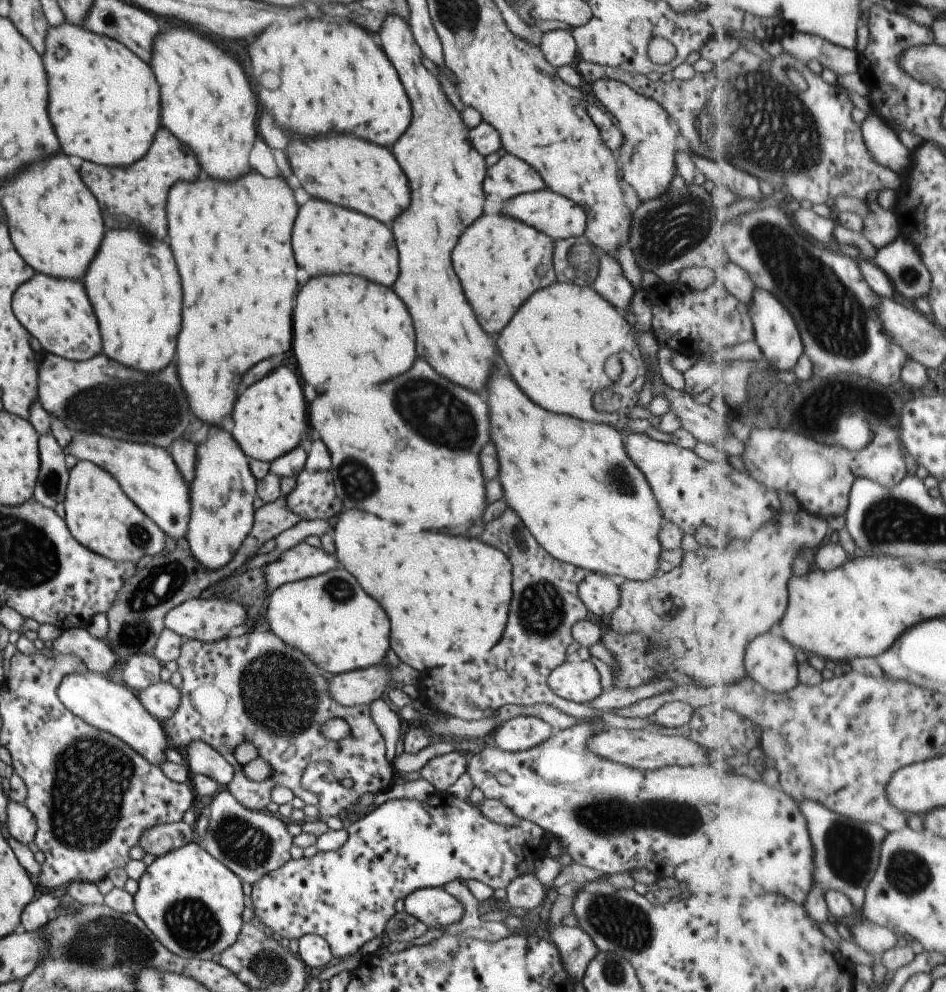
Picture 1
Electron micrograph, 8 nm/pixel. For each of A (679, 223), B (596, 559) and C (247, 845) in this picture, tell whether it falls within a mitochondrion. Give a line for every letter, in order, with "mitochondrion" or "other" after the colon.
A: mitochondrion
B: other
C: mitochondrion

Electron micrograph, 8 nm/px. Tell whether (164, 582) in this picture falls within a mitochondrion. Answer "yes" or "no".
yes

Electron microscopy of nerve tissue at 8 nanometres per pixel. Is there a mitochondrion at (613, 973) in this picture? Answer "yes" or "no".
yes

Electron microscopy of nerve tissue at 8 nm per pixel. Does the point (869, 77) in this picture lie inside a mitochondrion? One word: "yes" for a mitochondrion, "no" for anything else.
no

